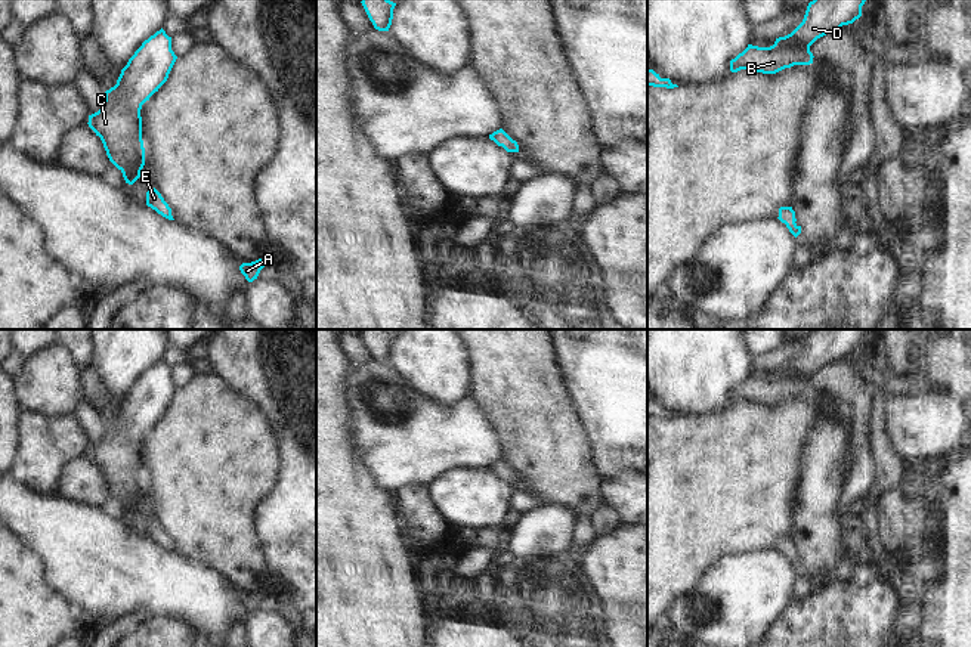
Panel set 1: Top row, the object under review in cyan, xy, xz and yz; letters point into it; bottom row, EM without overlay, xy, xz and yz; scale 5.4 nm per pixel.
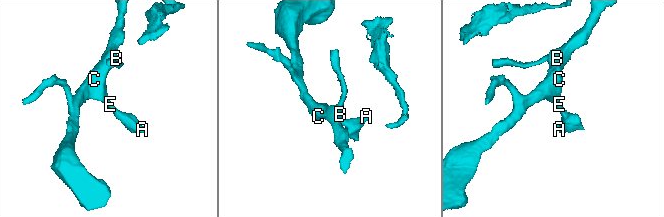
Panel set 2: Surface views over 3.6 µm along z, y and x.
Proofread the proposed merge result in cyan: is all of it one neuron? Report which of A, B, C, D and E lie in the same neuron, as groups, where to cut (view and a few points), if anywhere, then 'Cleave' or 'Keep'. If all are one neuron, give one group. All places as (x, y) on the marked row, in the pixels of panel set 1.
Groups: A B C D E. No split. Keep.

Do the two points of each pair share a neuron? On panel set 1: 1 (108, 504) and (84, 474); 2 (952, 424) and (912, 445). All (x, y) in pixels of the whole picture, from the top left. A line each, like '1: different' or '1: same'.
1: same
2: same

